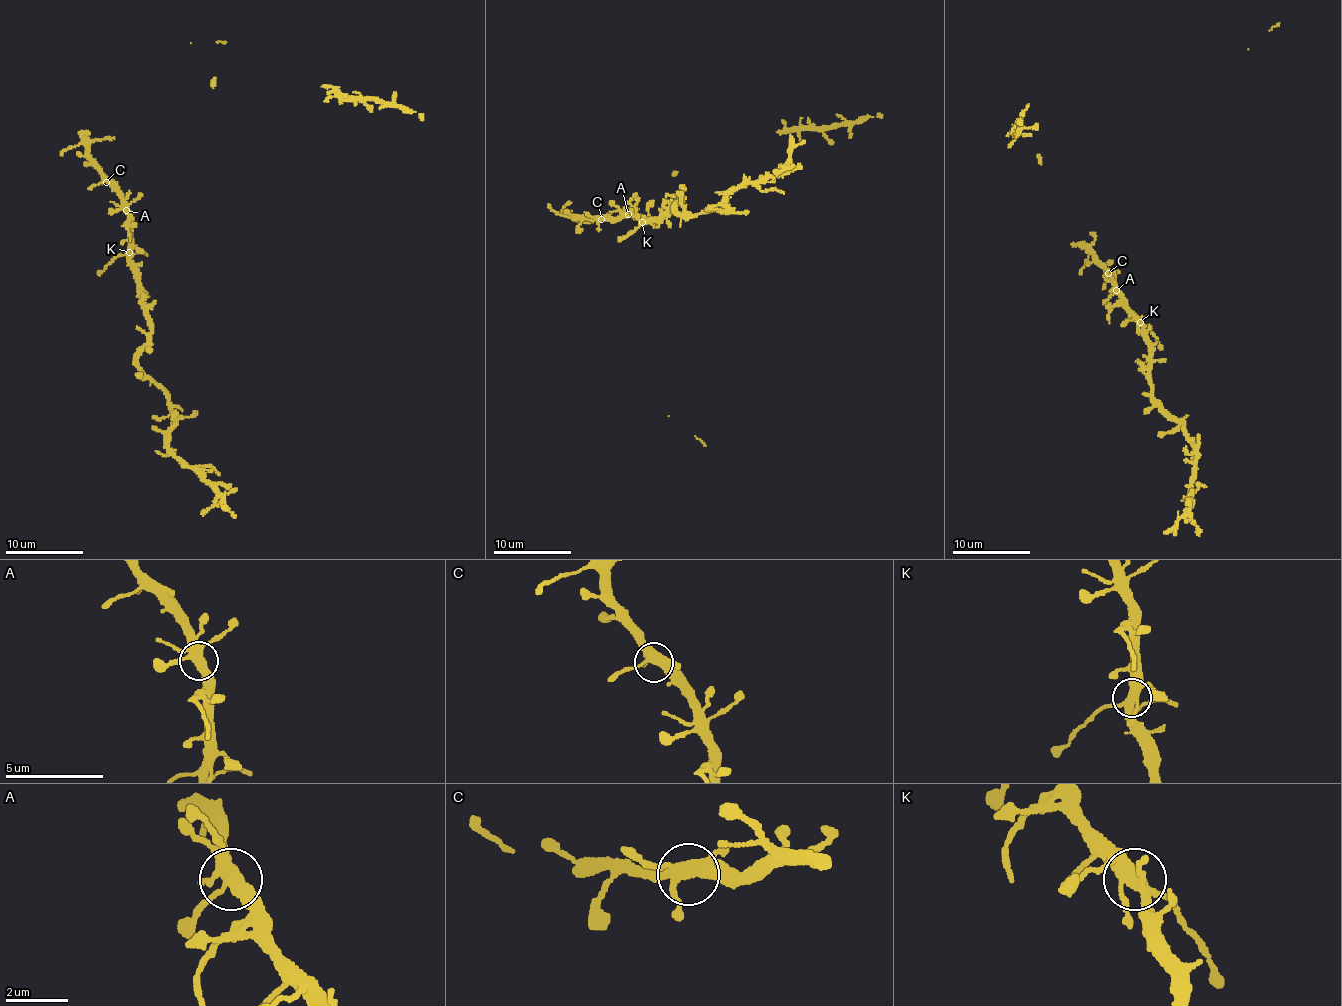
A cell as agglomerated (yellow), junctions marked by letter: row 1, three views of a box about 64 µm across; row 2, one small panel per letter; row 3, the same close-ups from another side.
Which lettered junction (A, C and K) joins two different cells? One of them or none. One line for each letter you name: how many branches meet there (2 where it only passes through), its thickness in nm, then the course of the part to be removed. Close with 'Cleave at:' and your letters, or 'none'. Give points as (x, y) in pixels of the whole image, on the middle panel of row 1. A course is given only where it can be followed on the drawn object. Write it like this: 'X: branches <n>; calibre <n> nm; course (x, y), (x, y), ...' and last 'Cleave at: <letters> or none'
Cleave at: none

